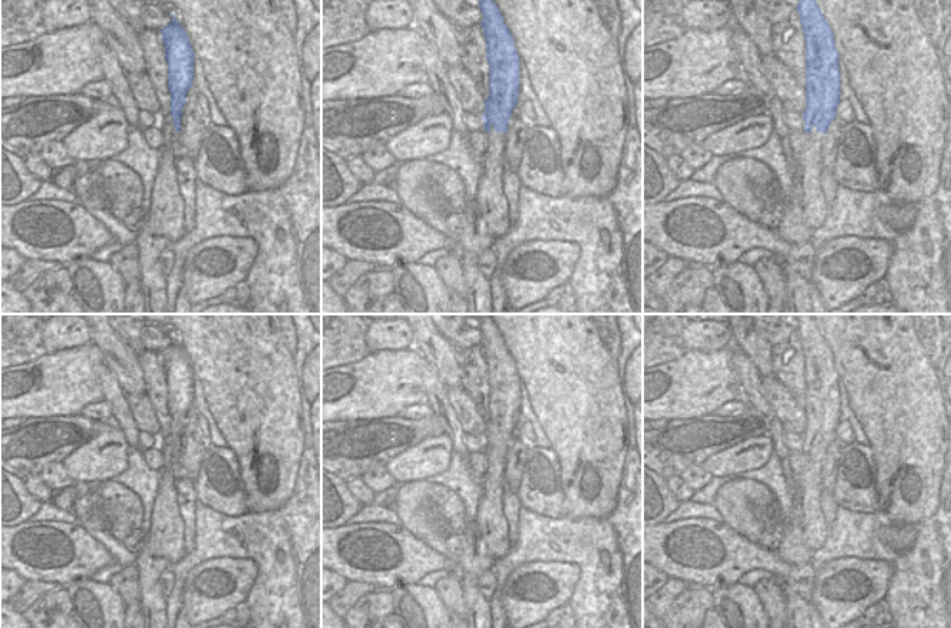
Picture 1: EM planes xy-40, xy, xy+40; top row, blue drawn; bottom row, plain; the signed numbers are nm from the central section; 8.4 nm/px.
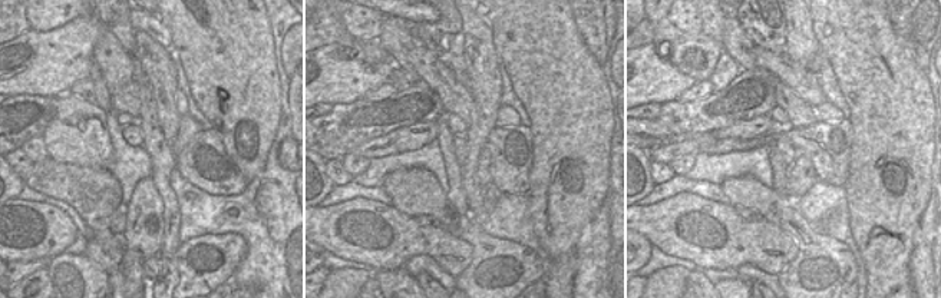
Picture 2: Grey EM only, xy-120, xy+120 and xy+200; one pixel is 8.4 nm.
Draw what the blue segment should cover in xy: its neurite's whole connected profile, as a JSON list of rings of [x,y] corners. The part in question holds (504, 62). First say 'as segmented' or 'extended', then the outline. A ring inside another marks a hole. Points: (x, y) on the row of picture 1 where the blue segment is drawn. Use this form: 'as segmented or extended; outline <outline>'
extended; outline [[[479,0],[481,26],[489,63],[489,96],[485,99],[486,151],[479,156],[481,173],[475,194],[479,229],[495,239],[509,229],[508,204],[502,191],[503,138],[519,95],[519,56],[514,37],[493,0]]]

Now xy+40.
extended; outline [[[799,0],[796,11],[806,39],[806,109],[802,116],[808,145],[799,155],[800,201],[805,222],[815,232],[828,225],[831,215],[819,178],[825,135],[841,102],[839,53],[816,0]]]

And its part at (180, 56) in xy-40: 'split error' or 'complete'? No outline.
split error

